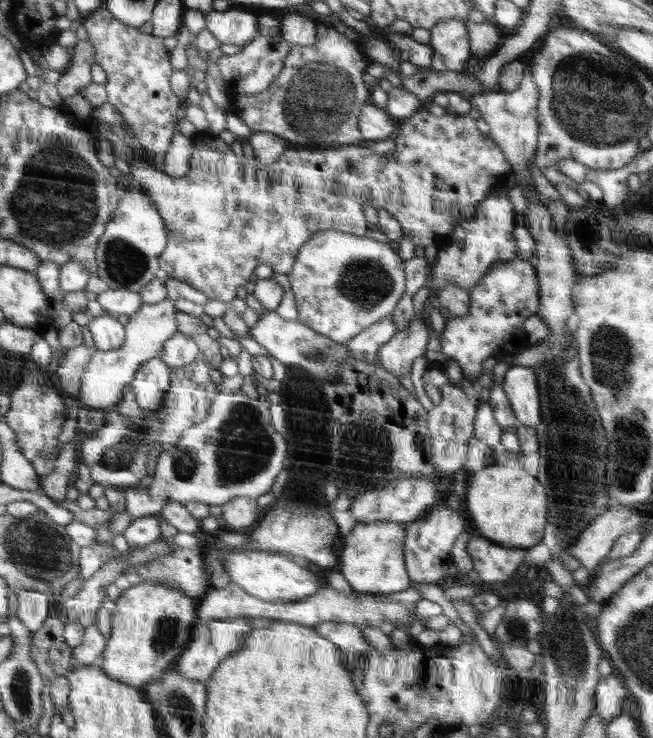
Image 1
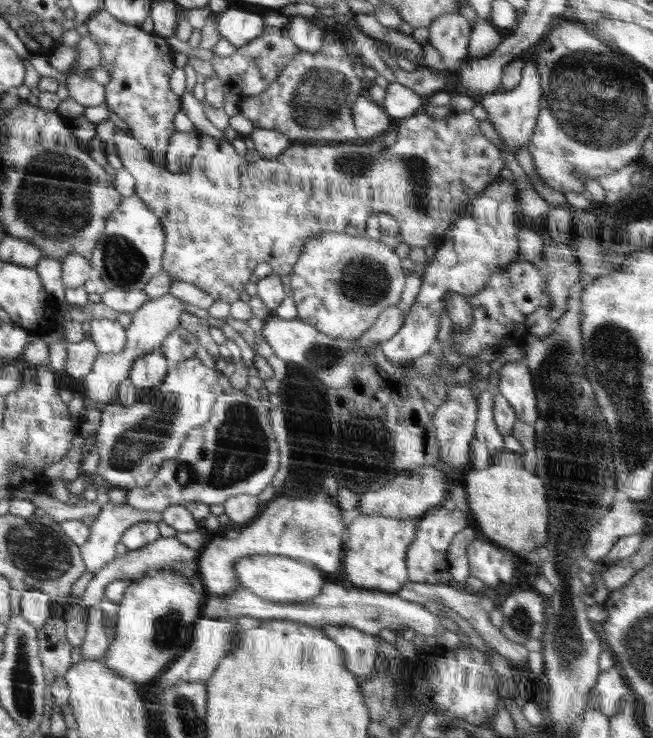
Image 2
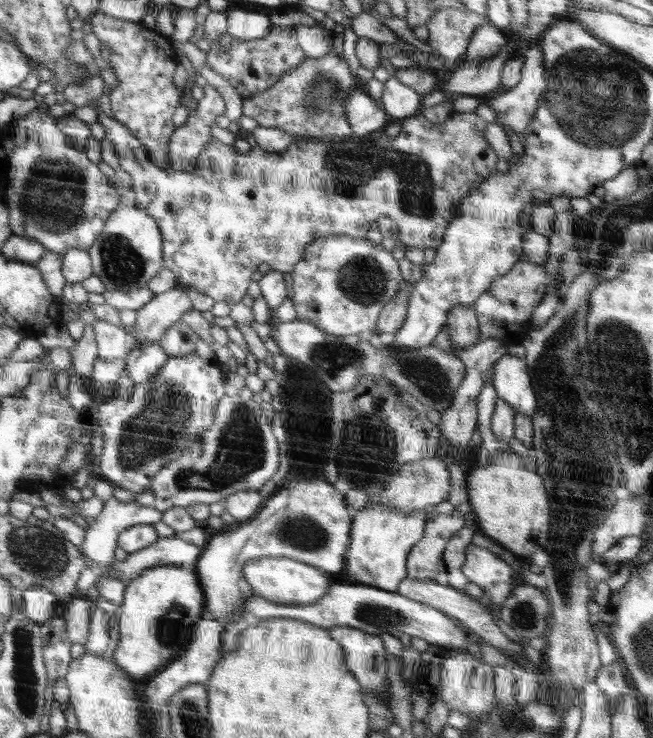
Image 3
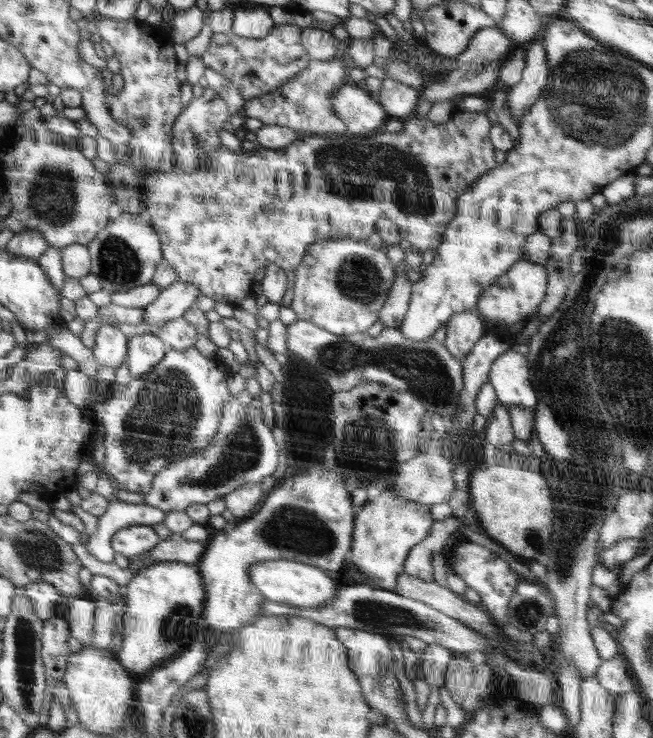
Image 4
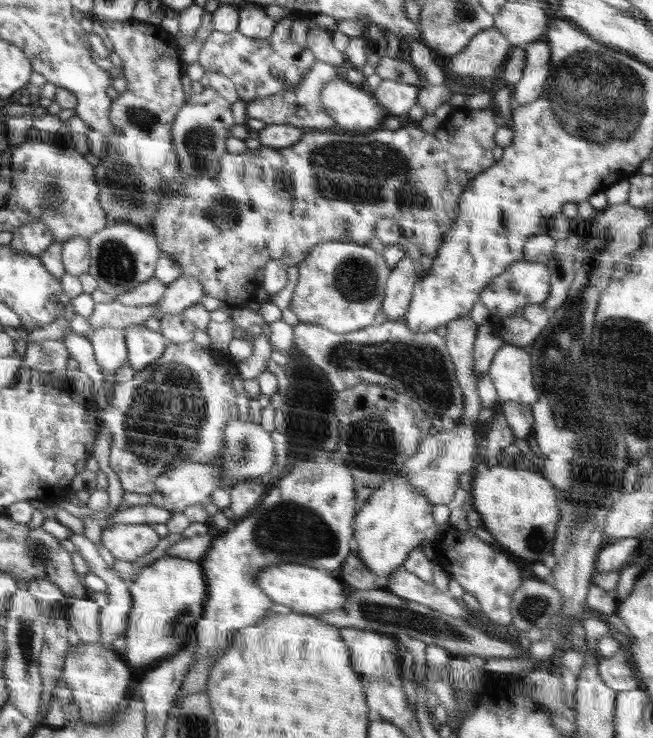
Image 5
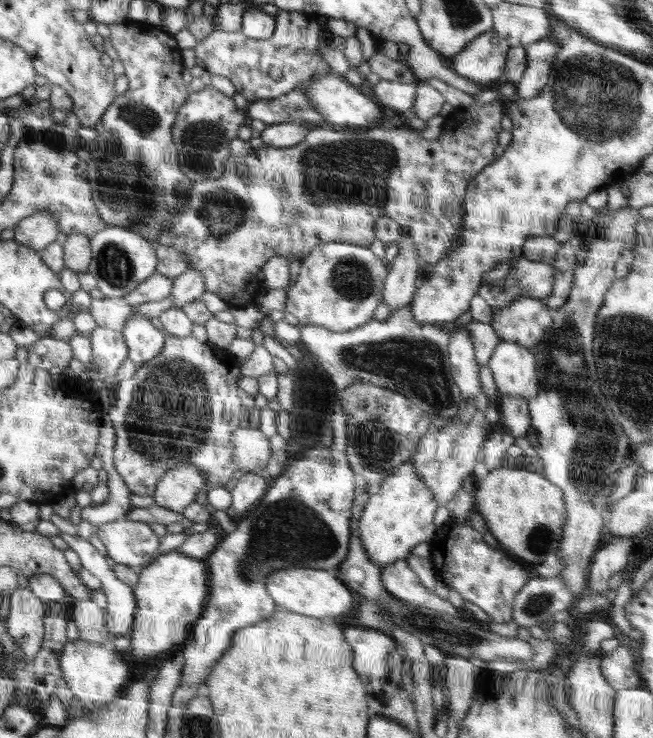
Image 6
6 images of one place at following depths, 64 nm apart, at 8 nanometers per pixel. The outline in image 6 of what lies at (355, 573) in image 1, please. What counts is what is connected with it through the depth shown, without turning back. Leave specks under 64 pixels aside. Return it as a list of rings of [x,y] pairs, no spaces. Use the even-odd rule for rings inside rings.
[[[407,461],[402,467],[396,468],[368,496],[362,516],[358,520],[357,530],[368,558],[372,558],[372,562],[379,569],[406,558],[416,544],[430,542],[435,537],[438,528],[433,524],[433,519],[439,504],[426,484],[418,480],[411,462]]]

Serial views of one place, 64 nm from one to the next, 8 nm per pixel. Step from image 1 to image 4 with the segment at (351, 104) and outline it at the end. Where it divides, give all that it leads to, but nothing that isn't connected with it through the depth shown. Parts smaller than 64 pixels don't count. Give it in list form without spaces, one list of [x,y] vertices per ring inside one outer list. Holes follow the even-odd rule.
[[[340,58],[336,60],[312,59],[304,71],[288,79],[284,85],[268,93],[245,101],[245,117],[260,120],[263,125],[278,125],[298,132],[300,135],[334,136],[344,134],[346,123],[334,113],[334,107],[330,103],[330,94],[336,92],[342,84],[351,83],[346,78],[346,66]]]

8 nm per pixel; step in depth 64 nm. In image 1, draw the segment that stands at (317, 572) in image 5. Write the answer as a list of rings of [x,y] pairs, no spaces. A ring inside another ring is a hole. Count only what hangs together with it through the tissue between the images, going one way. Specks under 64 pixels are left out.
[[[230,549],[224,559],[224,568],[229,579],[242,587],[244,592],[264,601],[301,601],[308,598],[320,588],[322,576],[317,576],[308,570],[302,561],[297,561],[286,554],[258,552],[258,549]]]

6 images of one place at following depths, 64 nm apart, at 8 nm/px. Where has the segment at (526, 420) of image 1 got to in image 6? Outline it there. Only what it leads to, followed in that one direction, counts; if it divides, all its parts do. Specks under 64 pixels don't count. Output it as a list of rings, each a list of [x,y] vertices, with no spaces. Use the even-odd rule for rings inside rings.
[[[500,340],[487,365],[499,397],[537,400],[537,361],[528,347]]]

